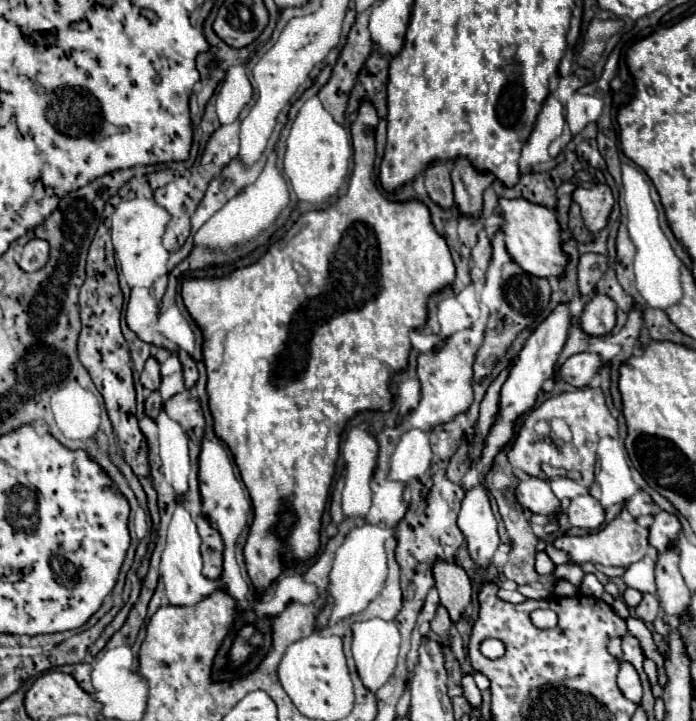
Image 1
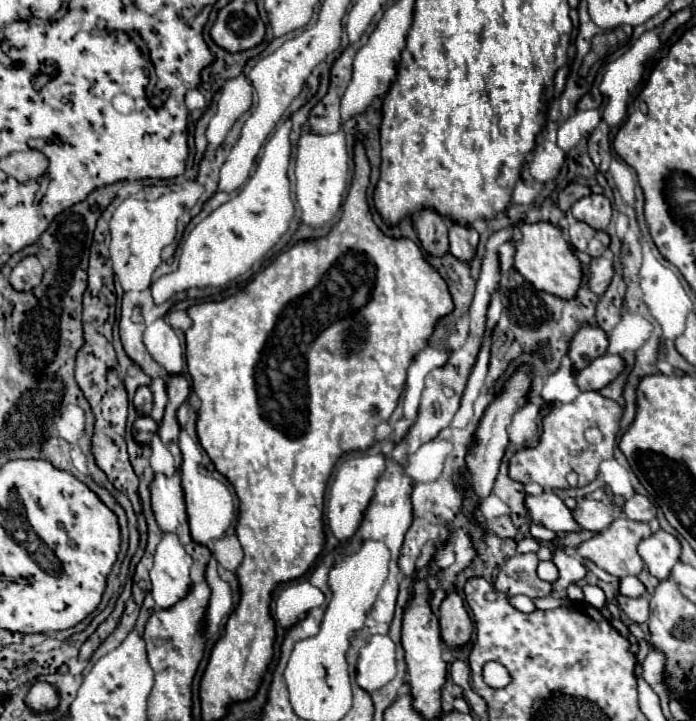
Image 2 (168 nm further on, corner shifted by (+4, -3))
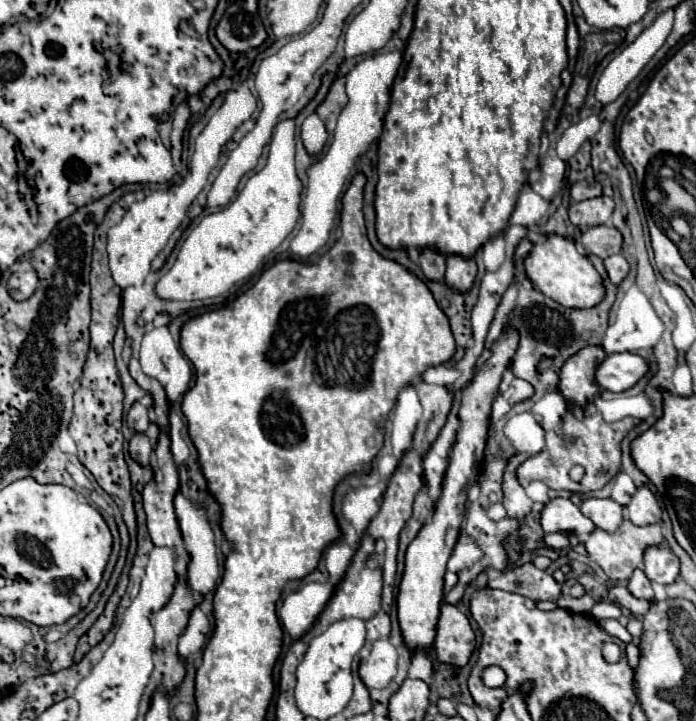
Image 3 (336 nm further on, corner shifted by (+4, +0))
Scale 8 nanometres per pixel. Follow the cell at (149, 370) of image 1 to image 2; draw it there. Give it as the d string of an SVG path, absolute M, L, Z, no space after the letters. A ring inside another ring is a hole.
M140 386L136 390L136 396L134 396L132 402L134 402L134 406L136 406L136 410L140 414L150 414L150 410L152 410L152 392L150 392L150 388L148 386Z

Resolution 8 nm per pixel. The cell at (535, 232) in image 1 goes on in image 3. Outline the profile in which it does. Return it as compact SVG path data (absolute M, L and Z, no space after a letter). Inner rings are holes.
M548 235L548 239L542 245L534 245L532 253L524 261L528 279L550 299L564 307L572 309L590 309L598 305L604 295L606 287L602 283L600 273L594 269L594 265L588 261L586 255L576 251L574 241L558 237L558 235Z

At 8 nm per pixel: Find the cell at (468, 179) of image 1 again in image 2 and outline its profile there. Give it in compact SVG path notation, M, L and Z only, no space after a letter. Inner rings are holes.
M452 222L450 228L450 252L460 260L470 260L478 246L478 232L472 224L456 224Z

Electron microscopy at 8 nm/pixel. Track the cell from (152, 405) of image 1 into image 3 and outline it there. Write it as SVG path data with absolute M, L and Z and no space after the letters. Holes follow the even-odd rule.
M136 433L134 437L132 437L132 441L130 441L130 447L128 447L128 451L130 451L130 457L138 463L138 465L142 465L142 467L148 467L148 463L150 463L150 453L152 453L152 447L148 445L148 437L146 435L142 435L142 433Z

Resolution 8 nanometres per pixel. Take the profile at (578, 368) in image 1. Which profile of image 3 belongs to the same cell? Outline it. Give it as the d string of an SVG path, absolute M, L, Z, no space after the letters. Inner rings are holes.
M616 353L602 361L596 369L596 381L602 389L622 393L634 387L648 373L648 363L636 353Z

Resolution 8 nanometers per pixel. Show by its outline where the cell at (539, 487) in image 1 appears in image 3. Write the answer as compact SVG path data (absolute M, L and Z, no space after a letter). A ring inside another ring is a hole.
M560 497L546 503L546 507L542 509L540 523L546 533L570 533L580 539L588 537L596 529L596 525L588 517L584 517L582 511L570 499Z

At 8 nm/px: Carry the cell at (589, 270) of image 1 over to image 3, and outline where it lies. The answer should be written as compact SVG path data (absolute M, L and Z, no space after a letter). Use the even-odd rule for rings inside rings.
M618 253L618 255L612 255L612 257L608 257L608 259L604 259L604 267L606 267L608 277L610 277L610 281L612 281L614 285L620 285L622 279L630 273L630 265L628 265L626 257L620 255L620 253Z

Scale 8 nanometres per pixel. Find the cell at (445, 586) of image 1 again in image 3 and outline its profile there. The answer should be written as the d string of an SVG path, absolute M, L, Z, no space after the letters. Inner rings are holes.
M442 605L436 623L434 653L440 663L464 667L476 647L474 631L468 617L454 605Z

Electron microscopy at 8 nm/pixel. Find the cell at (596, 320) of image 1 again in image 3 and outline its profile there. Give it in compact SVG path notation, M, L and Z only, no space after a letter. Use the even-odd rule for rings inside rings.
M588 347L570 357L560 371L558 391L568 401L570 407L586 407L600 395L600 387L596 383L596 367L604 361L606 353L602 347Z

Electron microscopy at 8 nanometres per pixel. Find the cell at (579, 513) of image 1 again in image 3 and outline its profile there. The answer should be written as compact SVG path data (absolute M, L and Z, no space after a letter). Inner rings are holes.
M586 499L582 501L582 513L594 521L602 531L616 531L624 519L624 507L612 499Z

